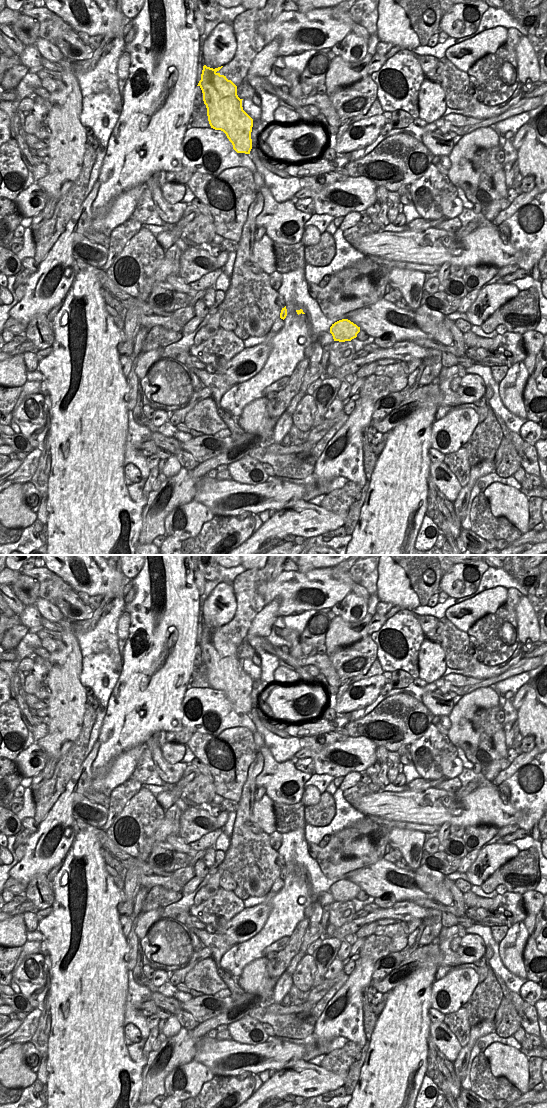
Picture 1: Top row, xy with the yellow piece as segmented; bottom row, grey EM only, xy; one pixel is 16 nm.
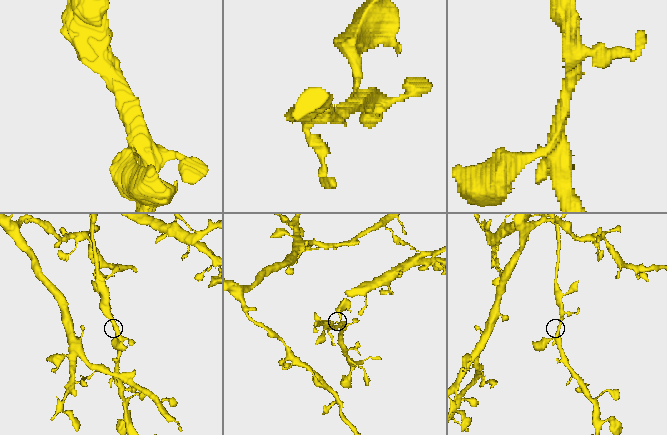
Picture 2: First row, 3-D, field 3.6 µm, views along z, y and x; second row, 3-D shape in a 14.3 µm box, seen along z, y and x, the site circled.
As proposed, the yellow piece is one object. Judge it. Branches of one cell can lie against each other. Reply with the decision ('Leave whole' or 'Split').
Leave whole

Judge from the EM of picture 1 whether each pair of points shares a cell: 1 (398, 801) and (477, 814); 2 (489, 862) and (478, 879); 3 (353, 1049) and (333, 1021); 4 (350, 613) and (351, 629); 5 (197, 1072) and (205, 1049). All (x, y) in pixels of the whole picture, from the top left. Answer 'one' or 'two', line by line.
1: one
2: one
3: two
4: two
5: two

